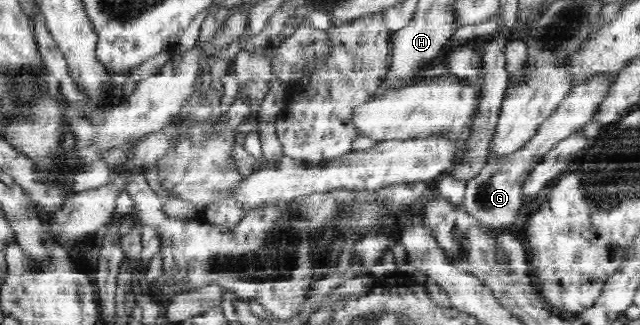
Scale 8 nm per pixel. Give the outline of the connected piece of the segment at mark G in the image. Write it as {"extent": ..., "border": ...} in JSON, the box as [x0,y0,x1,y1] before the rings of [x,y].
{"extent":[461,71,611,231],"border":[[[611,71],[595,73],[584,83],[577,83],[558,104],[553,114],[539,126],[537,134],[518,152],[510,156],[494,156],[487,158],[485,166],[479,174],[466,182],[464,199],[461,206],[471,218],[481,222],[483,227],[493,231],[505,231],[514,226],[515,216],[519,214],[525,198],[522,195],[522,186],[533,167],[561,140],[571,136],[575,130],[580,130],[589,123],[605,95],[610,89]]]}

